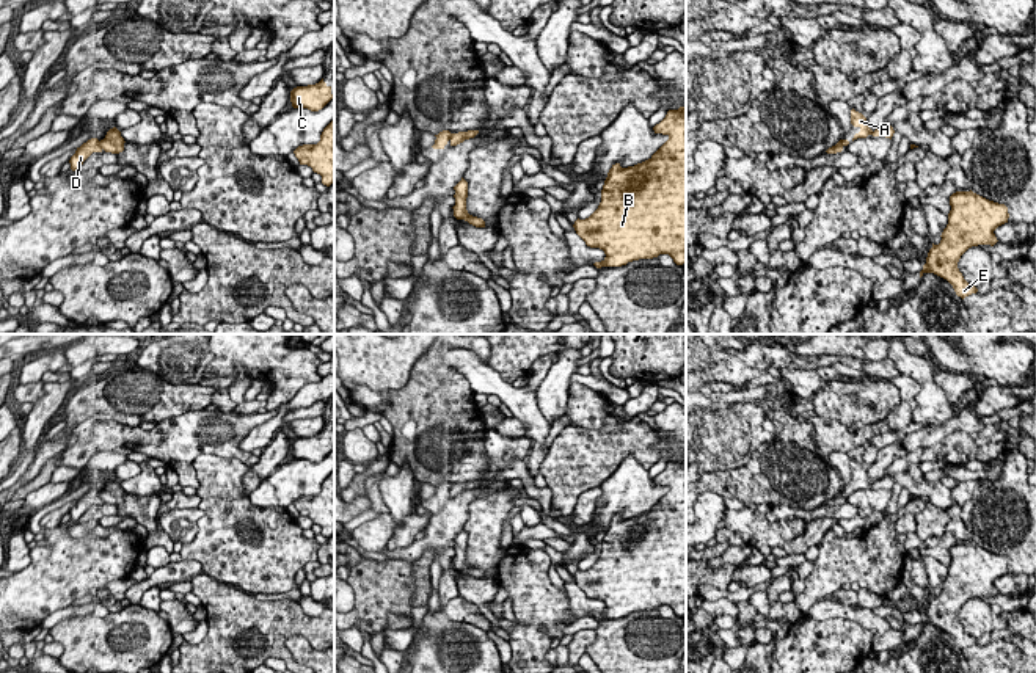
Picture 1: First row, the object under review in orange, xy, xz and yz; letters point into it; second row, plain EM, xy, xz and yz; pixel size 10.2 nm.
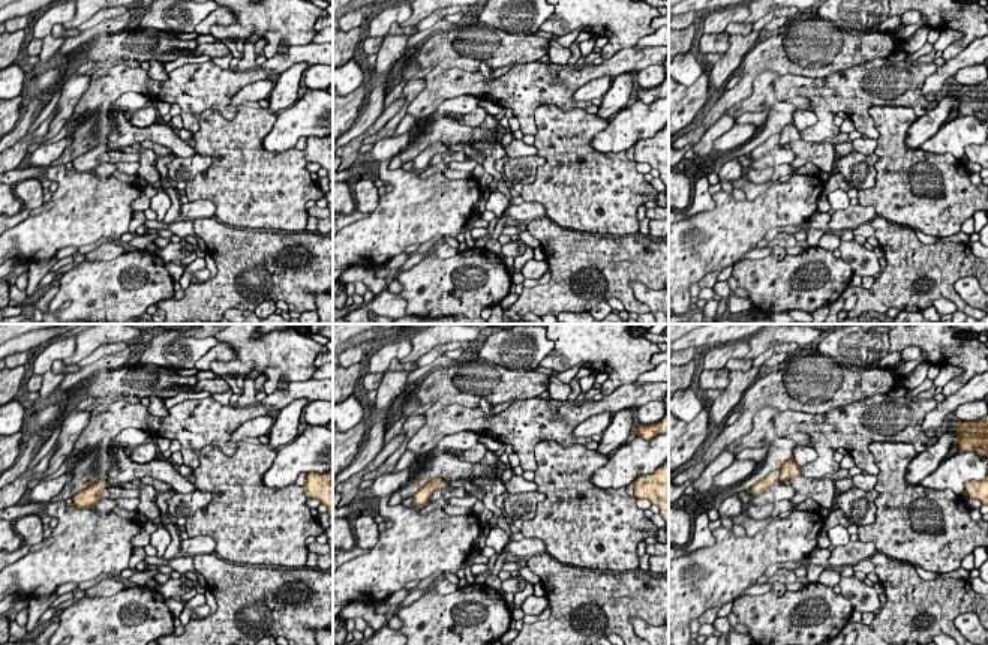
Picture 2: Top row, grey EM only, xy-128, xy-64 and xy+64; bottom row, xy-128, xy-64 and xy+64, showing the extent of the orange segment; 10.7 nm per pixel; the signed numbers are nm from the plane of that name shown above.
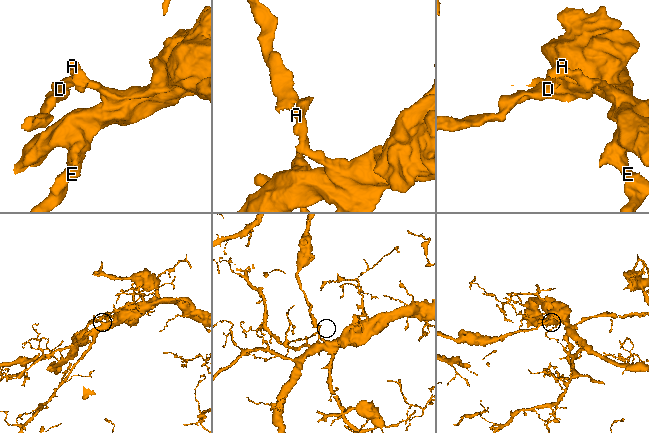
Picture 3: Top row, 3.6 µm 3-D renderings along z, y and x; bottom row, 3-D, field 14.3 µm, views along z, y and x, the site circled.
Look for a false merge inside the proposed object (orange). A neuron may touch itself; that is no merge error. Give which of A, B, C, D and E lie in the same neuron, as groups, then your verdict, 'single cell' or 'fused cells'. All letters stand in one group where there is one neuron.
groups A B C E / D; fused cells

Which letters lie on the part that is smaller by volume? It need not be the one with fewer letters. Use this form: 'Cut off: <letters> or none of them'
Cut off: D

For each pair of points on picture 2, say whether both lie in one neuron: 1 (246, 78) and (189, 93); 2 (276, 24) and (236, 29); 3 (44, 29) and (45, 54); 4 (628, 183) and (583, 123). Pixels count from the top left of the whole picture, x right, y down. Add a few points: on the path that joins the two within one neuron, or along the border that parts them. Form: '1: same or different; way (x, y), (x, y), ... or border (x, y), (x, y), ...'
1: same; way (233, 81), (219, 86), (203, 86)
2: same; way (266, 24), (246, 24)
3: different; border (50, 33), (42, 39)
4: same; way (612, 176), (583, 147), (583, 140)

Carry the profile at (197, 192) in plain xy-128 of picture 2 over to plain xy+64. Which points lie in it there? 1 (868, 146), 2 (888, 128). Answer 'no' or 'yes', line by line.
1: no
2: yes

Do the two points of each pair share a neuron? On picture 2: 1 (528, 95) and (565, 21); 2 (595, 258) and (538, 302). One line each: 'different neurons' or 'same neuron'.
1: different neurons
2: same neuron

